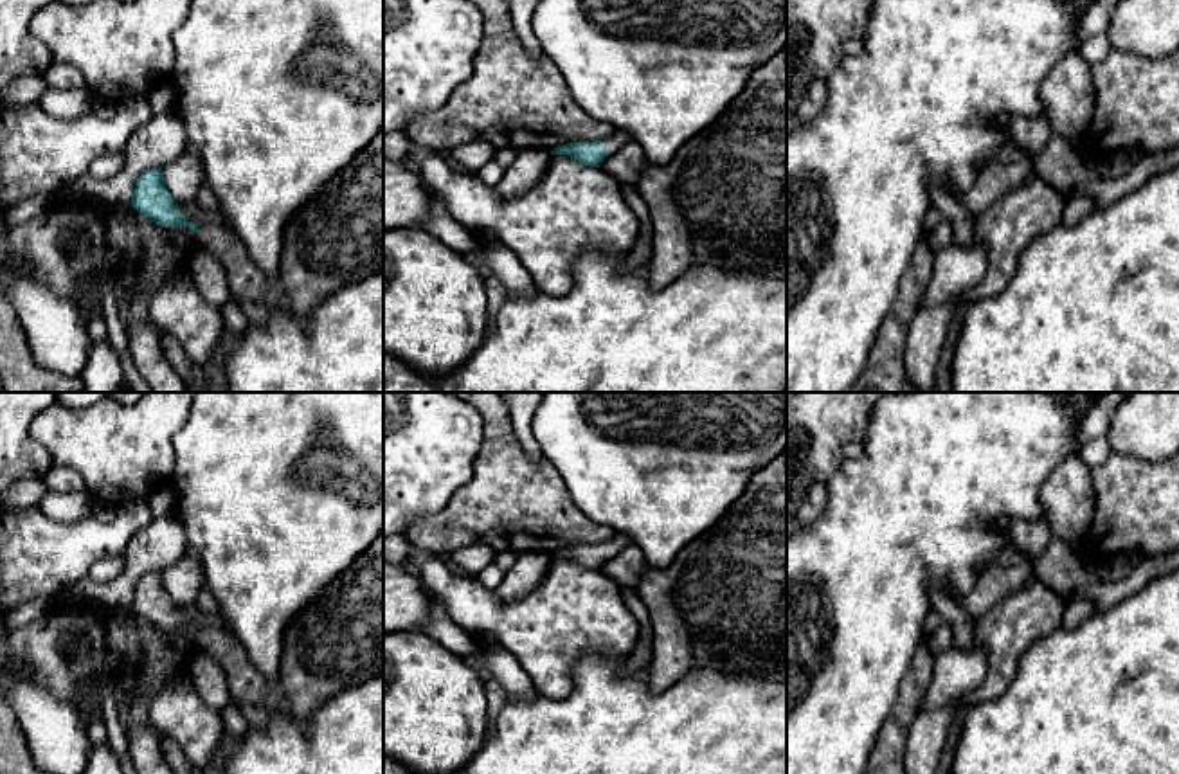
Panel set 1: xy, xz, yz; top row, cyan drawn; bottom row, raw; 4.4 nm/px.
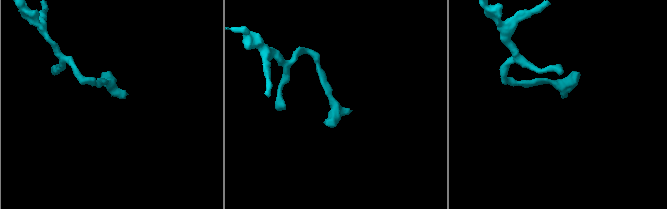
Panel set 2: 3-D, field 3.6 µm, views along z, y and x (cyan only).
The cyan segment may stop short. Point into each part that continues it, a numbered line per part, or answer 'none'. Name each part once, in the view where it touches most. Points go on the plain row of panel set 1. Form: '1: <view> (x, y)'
1: xz (614, 546)

